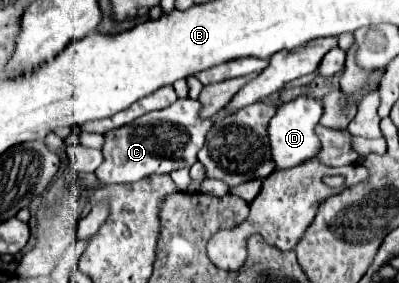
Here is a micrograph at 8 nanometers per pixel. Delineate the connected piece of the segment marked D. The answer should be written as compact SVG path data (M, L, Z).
M299 96L277 108L277 114L269 122L271 154L273 154L277 168L291 168L317 156L317 152L321 150L321 142L315 134L315 126L319 124L321 116L323 116L323 102L317 98L309 98L309 96Z

